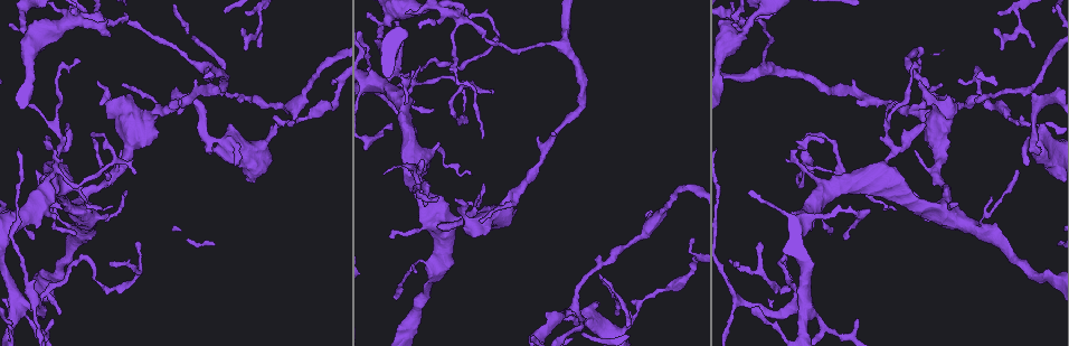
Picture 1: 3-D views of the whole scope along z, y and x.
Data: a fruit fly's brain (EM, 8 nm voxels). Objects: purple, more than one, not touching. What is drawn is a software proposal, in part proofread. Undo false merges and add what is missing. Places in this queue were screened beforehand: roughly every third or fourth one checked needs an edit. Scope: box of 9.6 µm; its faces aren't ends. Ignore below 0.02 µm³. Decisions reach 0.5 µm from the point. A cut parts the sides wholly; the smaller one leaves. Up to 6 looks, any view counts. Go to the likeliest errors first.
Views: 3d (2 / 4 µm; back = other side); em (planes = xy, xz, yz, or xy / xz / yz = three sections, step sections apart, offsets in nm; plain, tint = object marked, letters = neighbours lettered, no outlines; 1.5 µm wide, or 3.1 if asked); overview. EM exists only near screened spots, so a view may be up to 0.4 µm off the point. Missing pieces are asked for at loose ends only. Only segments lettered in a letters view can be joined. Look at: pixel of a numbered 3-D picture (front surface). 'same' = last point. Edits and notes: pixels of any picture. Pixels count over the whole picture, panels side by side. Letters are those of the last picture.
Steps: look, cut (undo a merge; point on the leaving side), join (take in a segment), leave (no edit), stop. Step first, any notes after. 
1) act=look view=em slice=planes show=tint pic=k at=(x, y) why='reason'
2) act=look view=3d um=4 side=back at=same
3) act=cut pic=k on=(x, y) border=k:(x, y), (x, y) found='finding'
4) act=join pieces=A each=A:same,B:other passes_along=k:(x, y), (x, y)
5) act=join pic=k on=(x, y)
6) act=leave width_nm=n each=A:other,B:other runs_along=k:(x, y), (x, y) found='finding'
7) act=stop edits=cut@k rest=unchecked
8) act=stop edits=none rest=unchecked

act=look view=em slice=planes show=letters pic=1 at=(741, 23) why='abrupt turn'

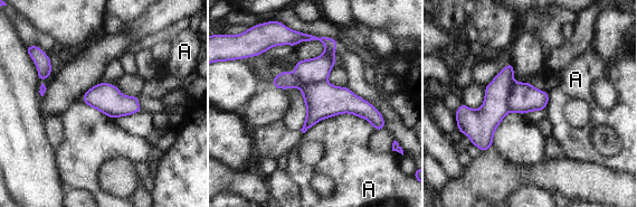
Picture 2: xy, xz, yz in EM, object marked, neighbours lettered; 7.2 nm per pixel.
act=cut pic=2 on=(313, 71) longest_contact=A:500nm each=A:other found='a second neuron is stuck on'

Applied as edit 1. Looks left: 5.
act=look view=overview why='see it whole again'

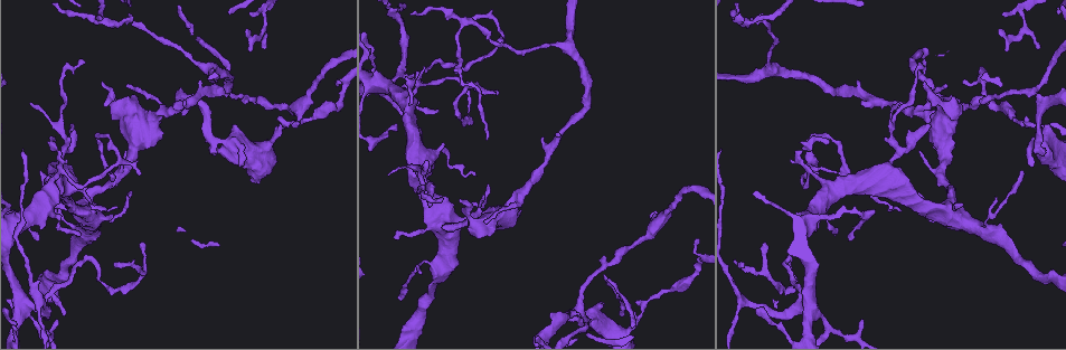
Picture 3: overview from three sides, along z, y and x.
act=look view=em slice=xz step=4 show=tint pic=3 at=(64, 315) why='branch stops here'

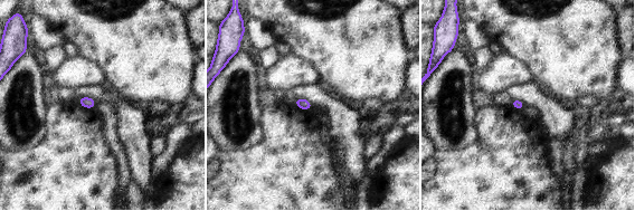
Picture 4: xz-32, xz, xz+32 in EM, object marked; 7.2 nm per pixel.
act=look view=em slice=planes show=letters at=same why='another direction'

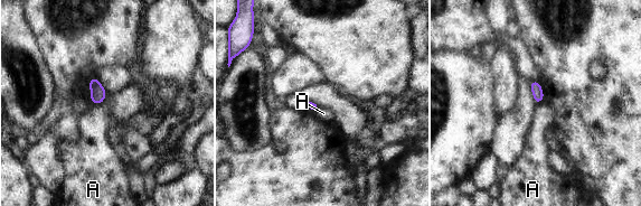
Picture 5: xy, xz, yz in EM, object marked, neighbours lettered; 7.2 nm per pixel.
act=leave each=A:other border=5:(102, 101), (94, 104) found='no lettered segment goes on from it'

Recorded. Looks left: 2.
act=look view=em slice=xz step=8 show=plain pic=3 at=(922, 61) why='an open end'

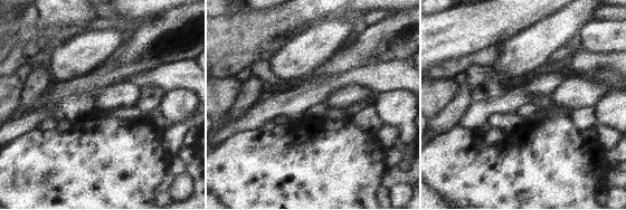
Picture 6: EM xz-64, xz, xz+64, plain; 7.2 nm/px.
act=look view=em slice=xz step=8 show=letters at=same

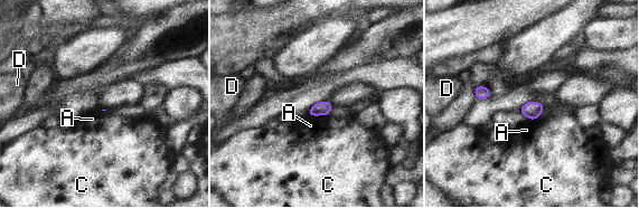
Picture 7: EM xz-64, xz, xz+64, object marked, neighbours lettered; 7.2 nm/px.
act=leave each=A:other,C:other,D:other found='no lettered segment goes on from it'

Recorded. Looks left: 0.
act=stop edits=cut@2 rest=unchecked

